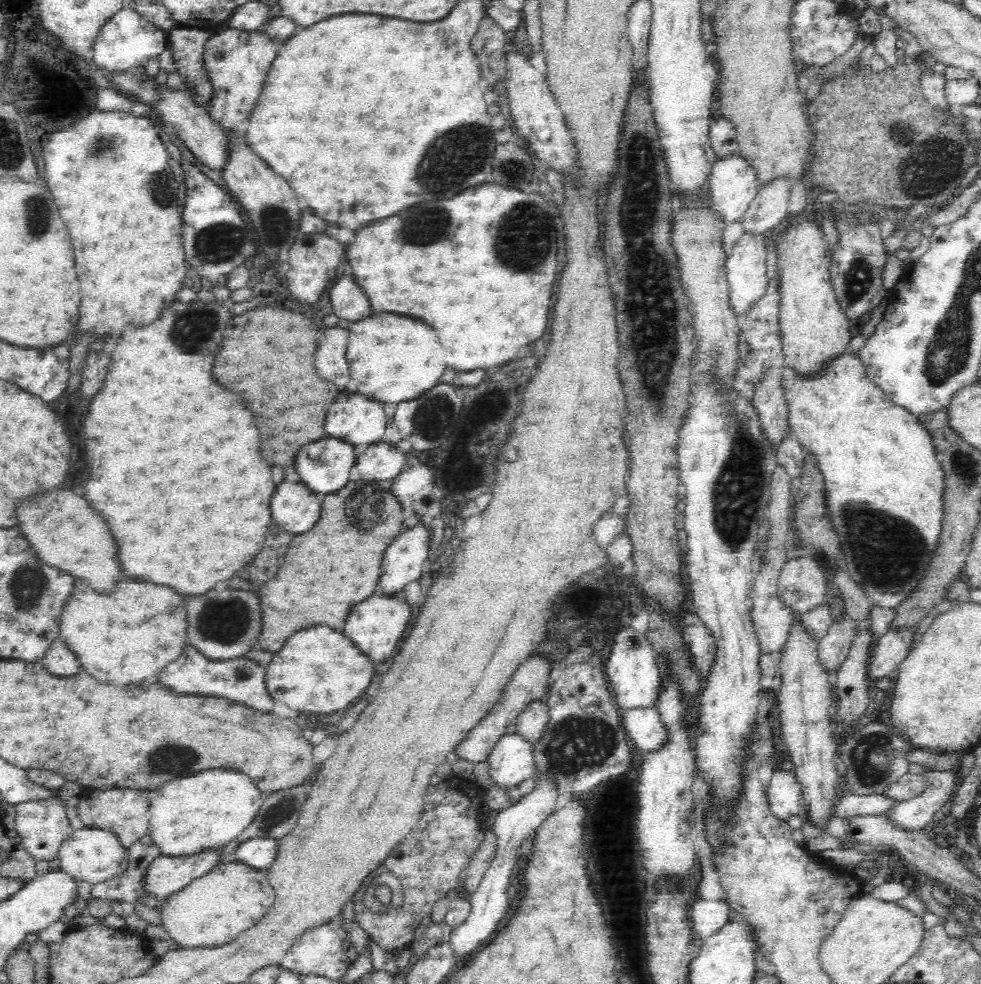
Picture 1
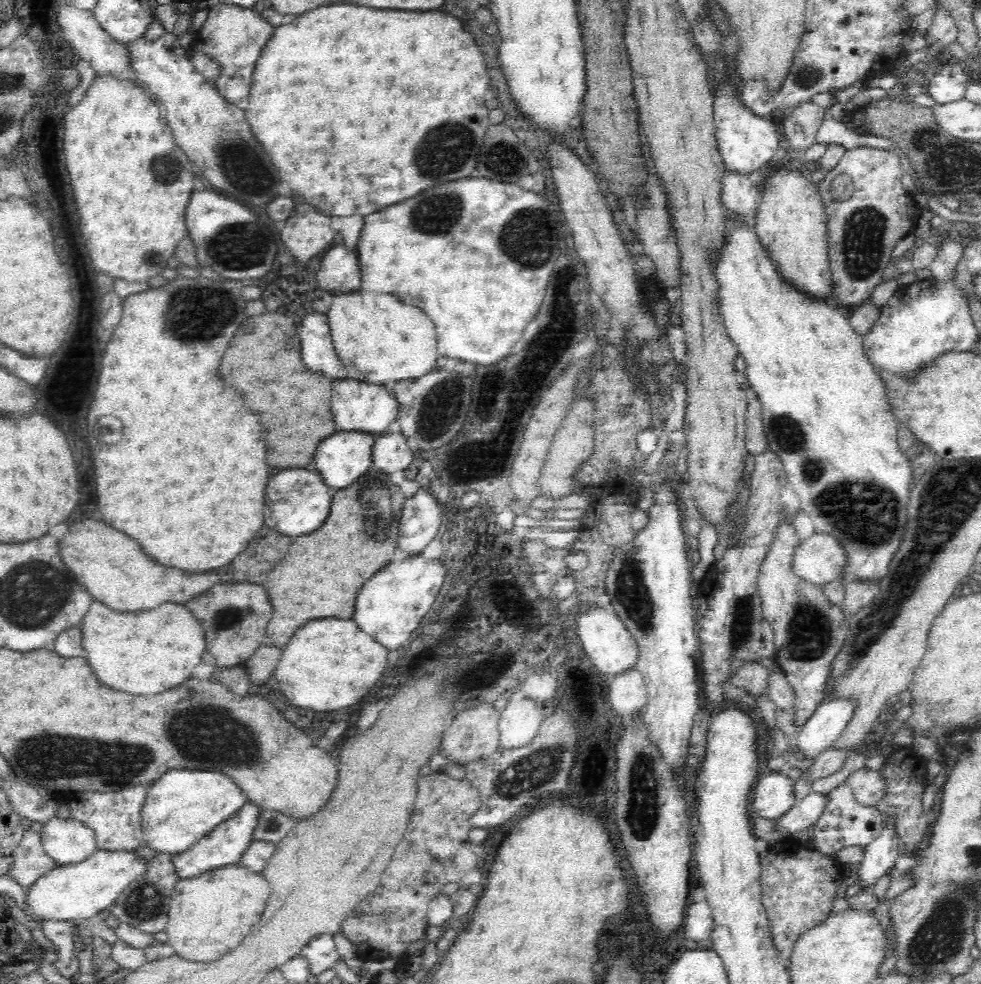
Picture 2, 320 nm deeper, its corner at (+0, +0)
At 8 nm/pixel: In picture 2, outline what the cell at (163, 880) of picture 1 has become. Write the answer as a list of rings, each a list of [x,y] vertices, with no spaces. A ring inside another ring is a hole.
[[[246,802],[232,818],[222,824],[218,824],[212,832],[208,832],[204,838],[197,840],[186,851],[171,857],[171,863],[178,880],[188,880],[194,876],[200,876],[226,865],[238,863],[248,845],[253,841],[253,832],[258,822],[260,812]]]

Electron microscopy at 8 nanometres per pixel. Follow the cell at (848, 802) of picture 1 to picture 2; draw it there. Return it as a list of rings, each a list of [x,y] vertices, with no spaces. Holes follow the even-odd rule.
[[[812,790],[794,804],[786,815],[776,821],[777,829],[784,834],[789,834],[789,837],[800,831],[809,830],[824,814],[828,800],[830,800],[828,794]]]

